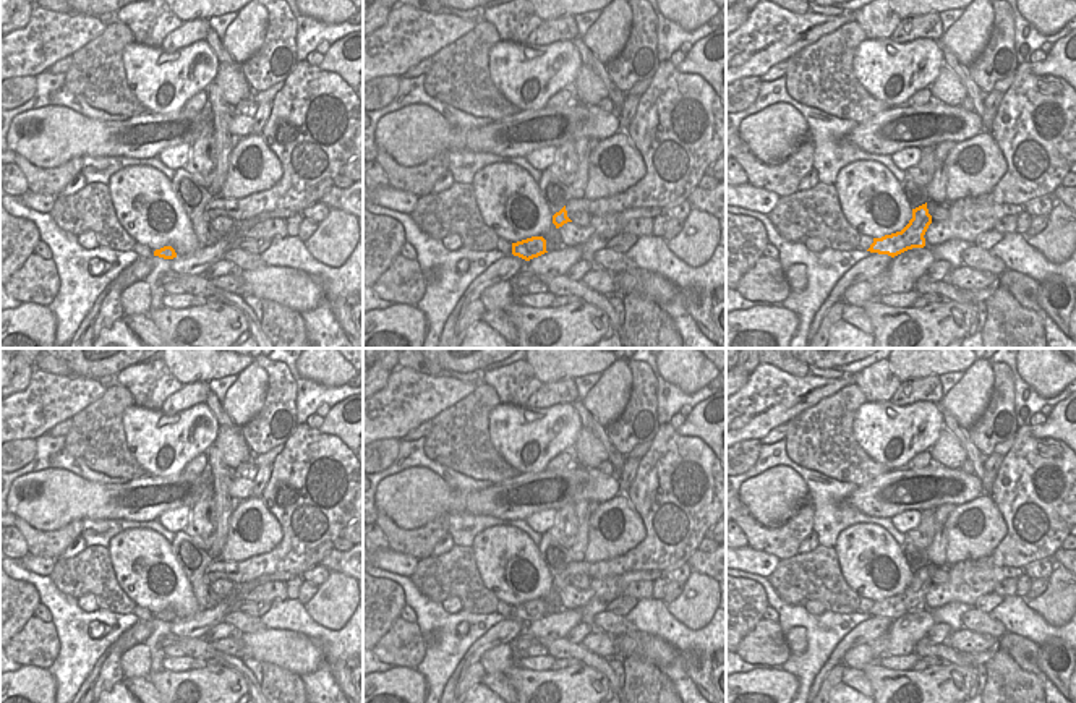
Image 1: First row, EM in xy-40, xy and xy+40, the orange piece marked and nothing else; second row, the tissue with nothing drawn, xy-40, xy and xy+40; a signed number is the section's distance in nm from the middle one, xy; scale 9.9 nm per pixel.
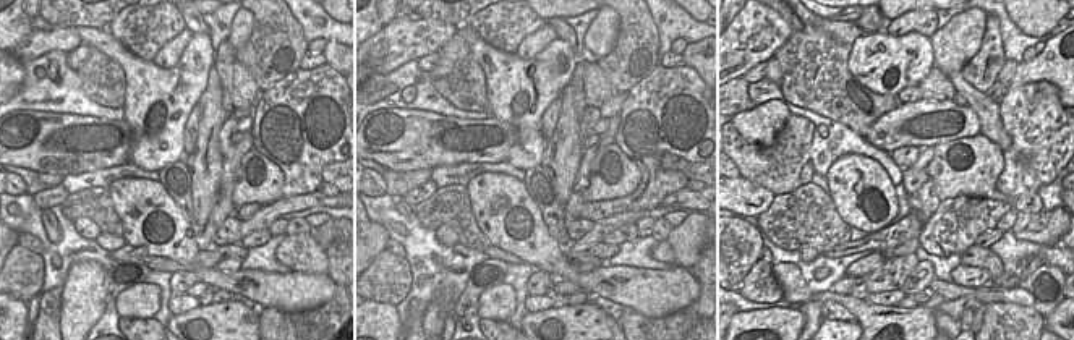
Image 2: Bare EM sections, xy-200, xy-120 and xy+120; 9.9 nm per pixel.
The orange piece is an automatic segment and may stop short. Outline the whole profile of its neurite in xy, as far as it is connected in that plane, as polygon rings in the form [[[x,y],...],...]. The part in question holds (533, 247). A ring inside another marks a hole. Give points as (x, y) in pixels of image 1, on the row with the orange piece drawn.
[[[532,236],[517,243],[512,243],[512,254],[525,261],[538,258],[546,251],[546,240],[543,236]]]

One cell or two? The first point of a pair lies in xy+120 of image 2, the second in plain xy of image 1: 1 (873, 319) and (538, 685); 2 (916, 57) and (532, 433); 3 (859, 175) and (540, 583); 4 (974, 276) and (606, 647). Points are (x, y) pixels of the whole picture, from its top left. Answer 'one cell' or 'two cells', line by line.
1: one cell
2: one cell
3: one cell
4: one cell

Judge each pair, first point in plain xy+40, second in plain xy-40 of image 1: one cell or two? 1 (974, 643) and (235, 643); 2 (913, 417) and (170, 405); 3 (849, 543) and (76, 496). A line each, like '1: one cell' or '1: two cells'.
1: one cell
2: two cells
3: two cells

